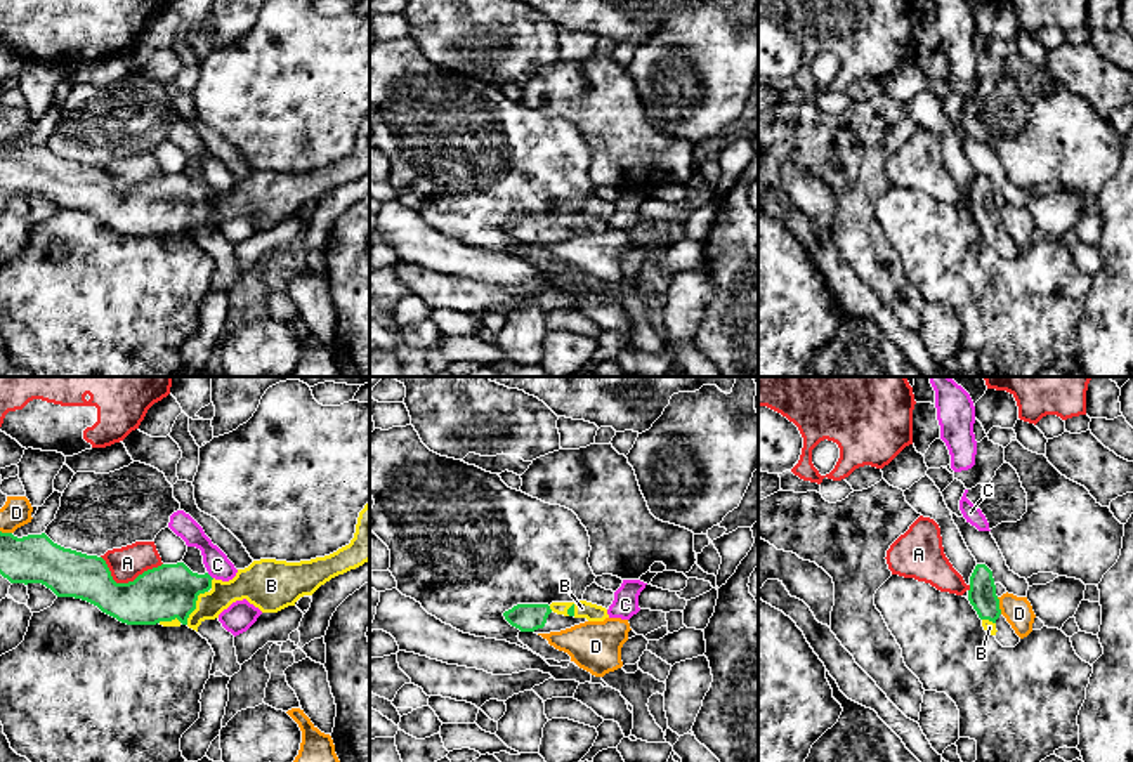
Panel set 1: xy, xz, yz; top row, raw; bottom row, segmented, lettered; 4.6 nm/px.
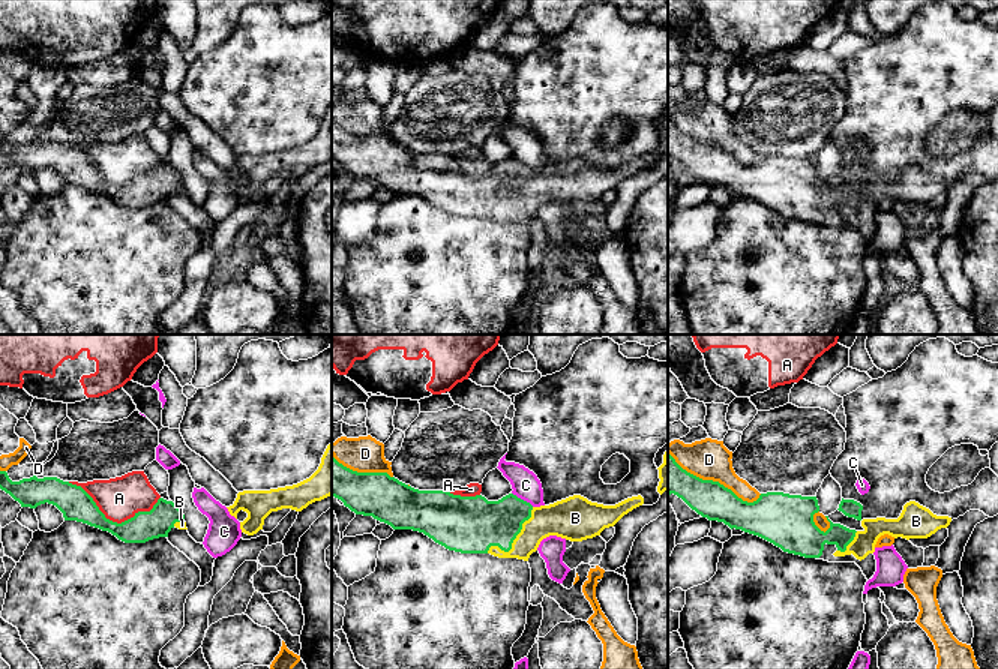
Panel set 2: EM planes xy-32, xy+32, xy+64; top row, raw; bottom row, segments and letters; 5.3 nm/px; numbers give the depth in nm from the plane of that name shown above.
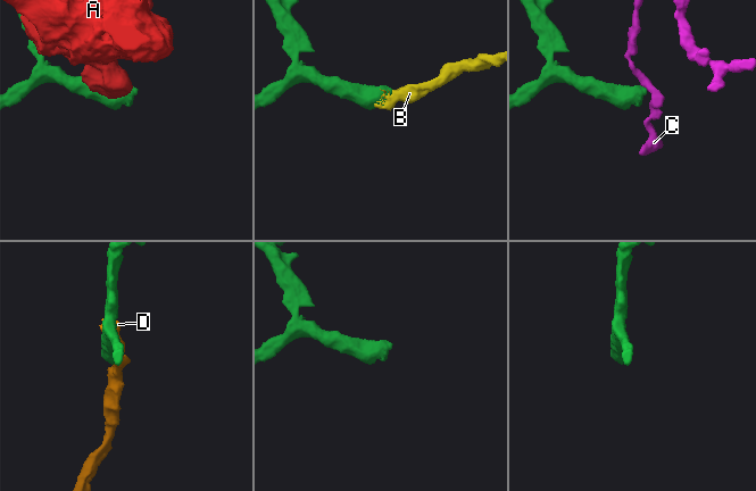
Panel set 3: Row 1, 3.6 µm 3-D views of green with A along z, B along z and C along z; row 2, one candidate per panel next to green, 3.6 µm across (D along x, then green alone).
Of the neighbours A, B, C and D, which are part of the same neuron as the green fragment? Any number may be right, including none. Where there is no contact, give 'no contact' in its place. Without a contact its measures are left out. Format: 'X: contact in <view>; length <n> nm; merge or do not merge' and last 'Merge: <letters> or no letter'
A: contact in xy; length 300 nm; do not merge
B: contact in xy; length 190 nm; merge
C: contact in xy; length 40 nm; do not merge
D: contact in yz; length 80 nm; do not merge
Merge: B

